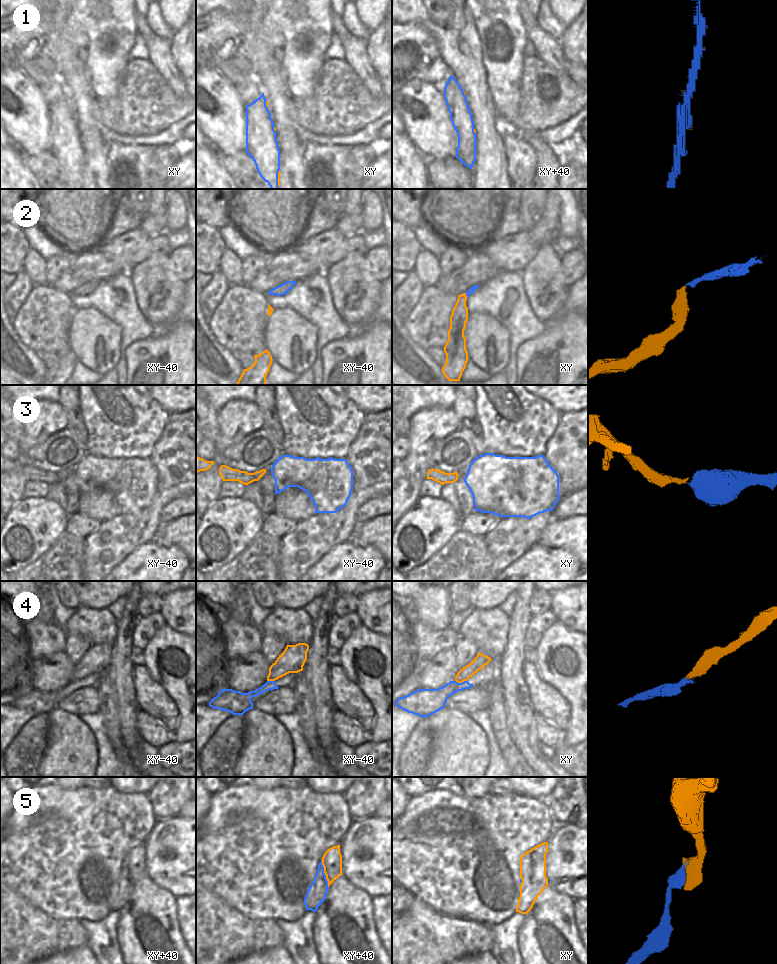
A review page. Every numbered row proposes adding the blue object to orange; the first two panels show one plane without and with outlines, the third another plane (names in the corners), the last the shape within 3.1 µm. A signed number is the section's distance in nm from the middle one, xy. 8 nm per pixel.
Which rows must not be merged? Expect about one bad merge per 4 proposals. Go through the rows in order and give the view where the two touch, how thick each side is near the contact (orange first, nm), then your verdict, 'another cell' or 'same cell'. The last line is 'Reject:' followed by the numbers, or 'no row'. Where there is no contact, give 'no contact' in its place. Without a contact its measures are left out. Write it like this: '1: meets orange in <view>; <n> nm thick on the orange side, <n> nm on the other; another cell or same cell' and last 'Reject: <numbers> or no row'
1: meets orange in xy; 20 nm thick on the orange side, 240 nm on the other; same cell
2: meets orange in xy; 140 nm thick on the orange side, 50 nm on the other; same cell
3: no contact; same cell
4: meets orange in xy; 100 nm thick on the orange side, 180 nm on the other; same cell
5: meets orange in xy+40; 160 nm thick on the orange side, 160 nm on the other; same cell
Reject: no row

